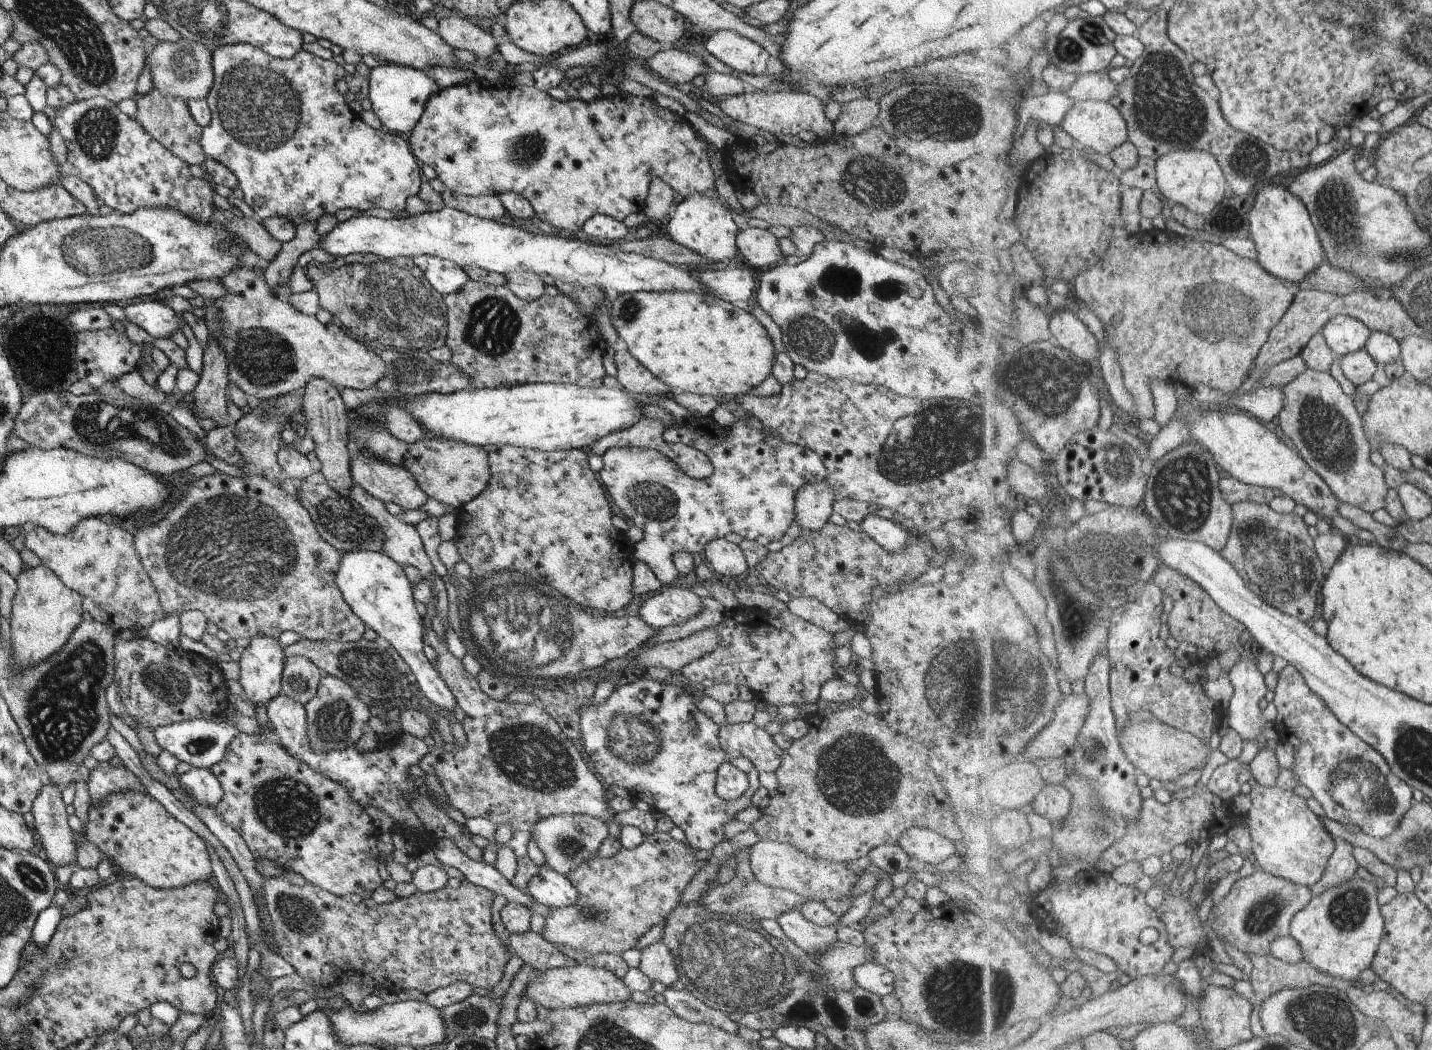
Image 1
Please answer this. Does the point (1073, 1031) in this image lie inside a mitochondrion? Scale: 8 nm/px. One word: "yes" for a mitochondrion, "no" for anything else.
no

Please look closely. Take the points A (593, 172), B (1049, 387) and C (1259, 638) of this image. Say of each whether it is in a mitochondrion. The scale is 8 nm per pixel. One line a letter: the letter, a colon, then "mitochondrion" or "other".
A: other
B: mitochondrion
C: other

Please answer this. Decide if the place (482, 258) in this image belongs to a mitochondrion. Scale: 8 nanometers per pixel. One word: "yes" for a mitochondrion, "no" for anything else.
no

